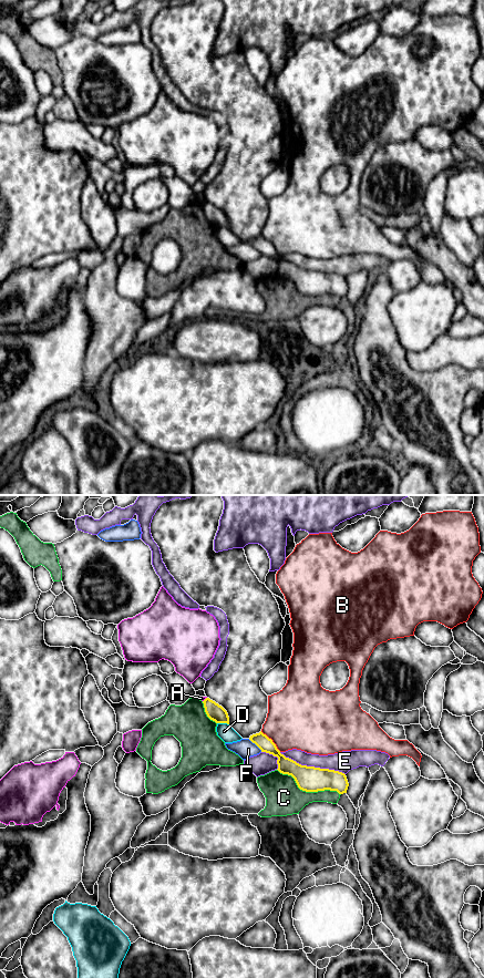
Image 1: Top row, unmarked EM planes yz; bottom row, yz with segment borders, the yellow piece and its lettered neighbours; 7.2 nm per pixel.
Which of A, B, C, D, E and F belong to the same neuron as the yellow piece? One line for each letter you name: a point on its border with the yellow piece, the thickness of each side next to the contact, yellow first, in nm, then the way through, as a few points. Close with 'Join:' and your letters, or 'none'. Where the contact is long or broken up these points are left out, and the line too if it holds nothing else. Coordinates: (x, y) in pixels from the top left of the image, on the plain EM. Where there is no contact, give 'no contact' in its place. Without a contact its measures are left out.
Join: none

